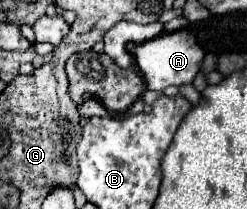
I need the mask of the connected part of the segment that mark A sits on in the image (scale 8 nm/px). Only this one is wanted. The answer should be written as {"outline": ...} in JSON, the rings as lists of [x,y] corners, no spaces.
{"outline":[[[179,29],[175,33],[161,33],[159,37],[145,41],[141,45],[133,45],[131,55],[135,57],[137,69],[145,81],[145,89],[161,91],[163,87],[169,87],[169,85],[191,83],[193,77],[201,69],[201,61],[203,61],[205,51],[199,47],[197,39],[187,29]]]}

